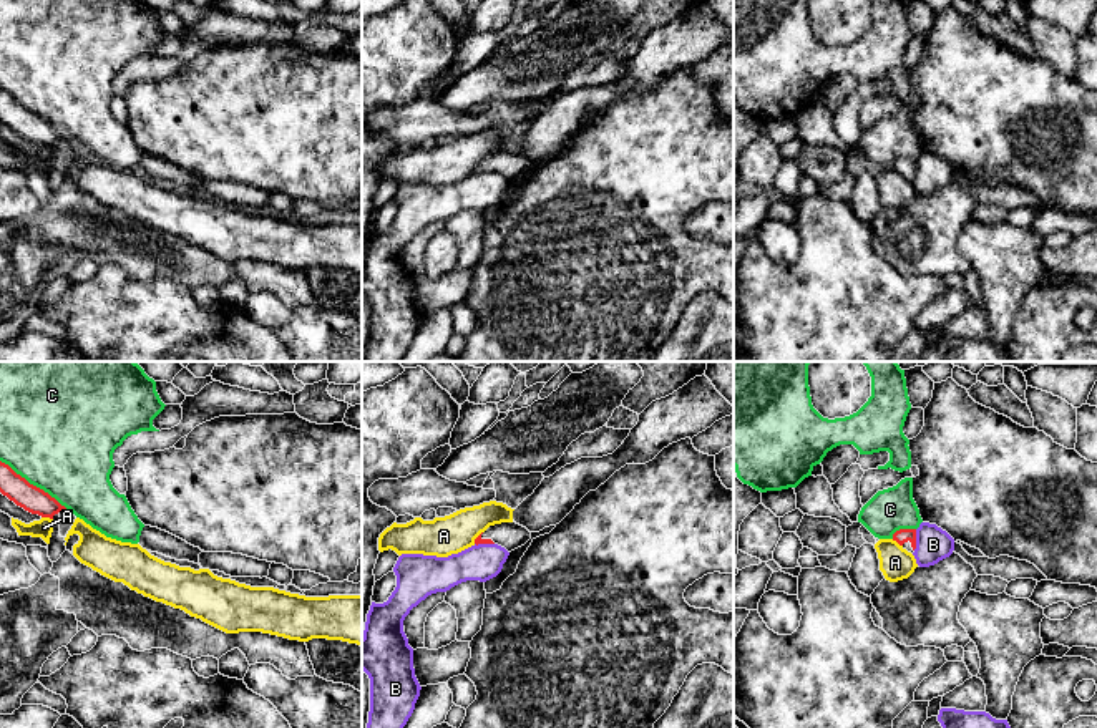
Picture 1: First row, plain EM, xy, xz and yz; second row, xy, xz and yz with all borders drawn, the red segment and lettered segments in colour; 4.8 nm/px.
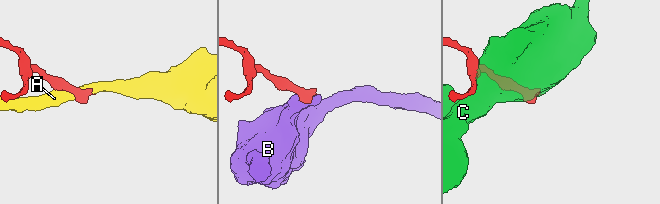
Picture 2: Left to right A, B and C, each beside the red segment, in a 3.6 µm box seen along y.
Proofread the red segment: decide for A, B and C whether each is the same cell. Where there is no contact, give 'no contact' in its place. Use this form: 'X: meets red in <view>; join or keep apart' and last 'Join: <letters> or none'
A: meets red in xy; keep apart
B: meets red in yz; keep apart
C: meets red in xy; keep apart
Join: none

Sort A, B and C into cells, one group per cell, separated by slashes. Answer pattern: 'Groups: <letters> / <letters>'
Groups: A / B / C

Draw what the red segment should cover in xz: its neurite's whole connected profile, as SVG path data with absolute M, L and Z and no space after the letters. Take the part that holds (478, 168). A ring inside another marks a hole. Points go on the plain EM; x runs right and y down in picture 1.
M501 151L490 154L483 163L475 167L475 172L498 172L508 181L524 174L531 167L531 161L513 151Z

